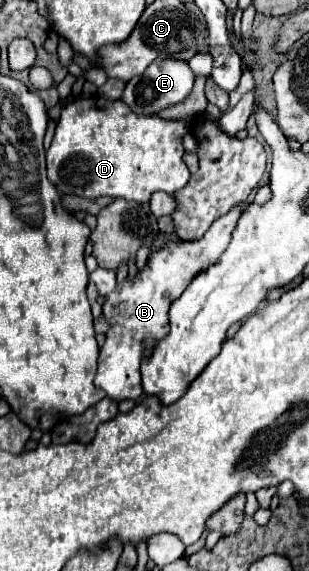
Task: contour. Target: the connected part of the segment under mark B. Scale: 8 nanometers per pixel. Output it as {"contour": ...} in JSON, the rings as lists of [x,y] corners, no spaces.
{"contour":[[[241,203],[239,207],[233,207],[227,215],[217,219],[205,237],[197,241],[181,241],[171,239],[161,243],[133,279],[125,279],[123,283],[117,283],[117,275],[113,269],[95,269],[89,279],[95,281],[99,295],[105,297],[103,301],[103,315],[109,321],[107,339],[99,351],[99,367],[95,375],[95,387],[103,389],[107,397],[113,401],[133,399],[137,401],[143,395],[143,389],[139,385],[139,367],[145,359],[149,359],[153,347],[169,335],[169,307],[171,303],[187,289],[187,285],[203,273],[207,267],[215,265],[221,257],[221,251],[227,247],[227,241],[231,239],[231,231],[235,229],[235,223],[239,221],[239,215],[243,213],[247,205]]]}

